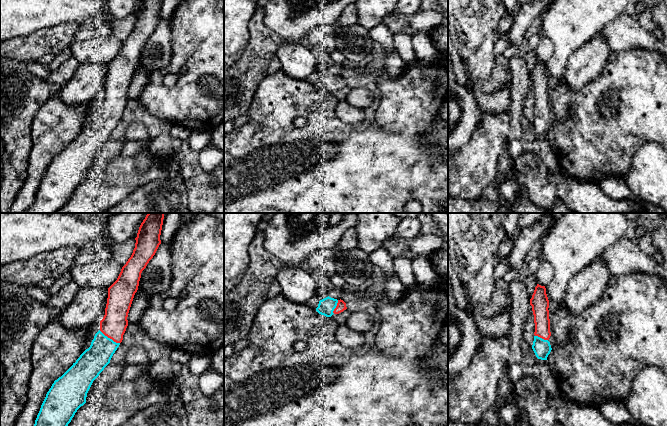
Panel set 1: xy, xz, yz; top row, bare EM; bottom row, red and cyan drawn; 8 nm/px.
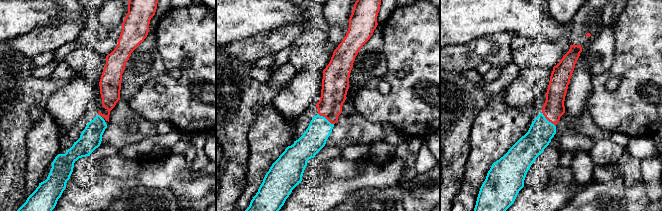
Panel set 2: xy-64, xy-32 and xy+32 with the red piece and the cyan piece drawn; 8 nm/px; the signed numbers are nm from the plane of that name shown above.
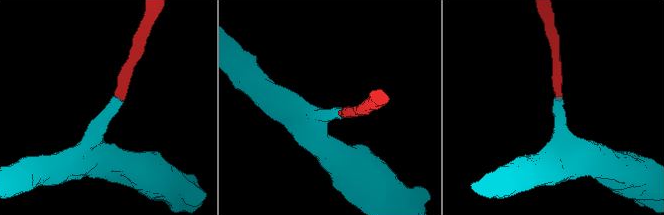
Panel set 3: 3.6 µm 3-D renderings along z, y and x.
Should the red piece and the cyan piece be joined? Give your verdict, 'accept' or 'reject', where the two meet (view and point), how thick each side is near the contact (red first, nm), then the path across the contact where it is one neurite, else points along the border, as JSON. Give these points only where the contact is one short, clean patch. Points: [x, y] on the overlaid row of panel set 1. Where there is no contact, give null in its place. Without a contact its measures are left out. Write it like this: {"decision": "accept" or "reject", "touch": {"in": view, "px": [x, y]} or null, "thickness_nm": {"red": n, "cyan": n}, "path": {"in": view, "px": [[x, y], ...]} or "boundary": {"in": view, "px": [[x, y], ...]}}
{"decision": "accept", "touch": {"in": "xy", "px": [109, 337]}, "thickness_nm": {"red": 200, "cyan": 220}}

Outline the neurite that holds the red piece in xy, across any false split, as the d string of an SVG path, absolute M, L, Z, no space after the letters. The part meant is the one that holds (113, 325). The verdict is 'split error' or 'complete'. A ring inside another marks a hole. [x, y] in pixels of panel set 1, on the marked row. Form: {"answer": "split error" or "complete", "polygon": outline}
{"answer": "split error", "polygon": "M148 213L141 223L131 257L122 267L117 280L108 288L105 315L100 321L100 330L95 334L90 347L61 377L54 381L41 405L34 426L68 426L77 410L86 403L87 393L93 381L110 363L113 354L123 340L128 326L128 313L138 290L141 273L161 244L163 219L164 213Z"}

